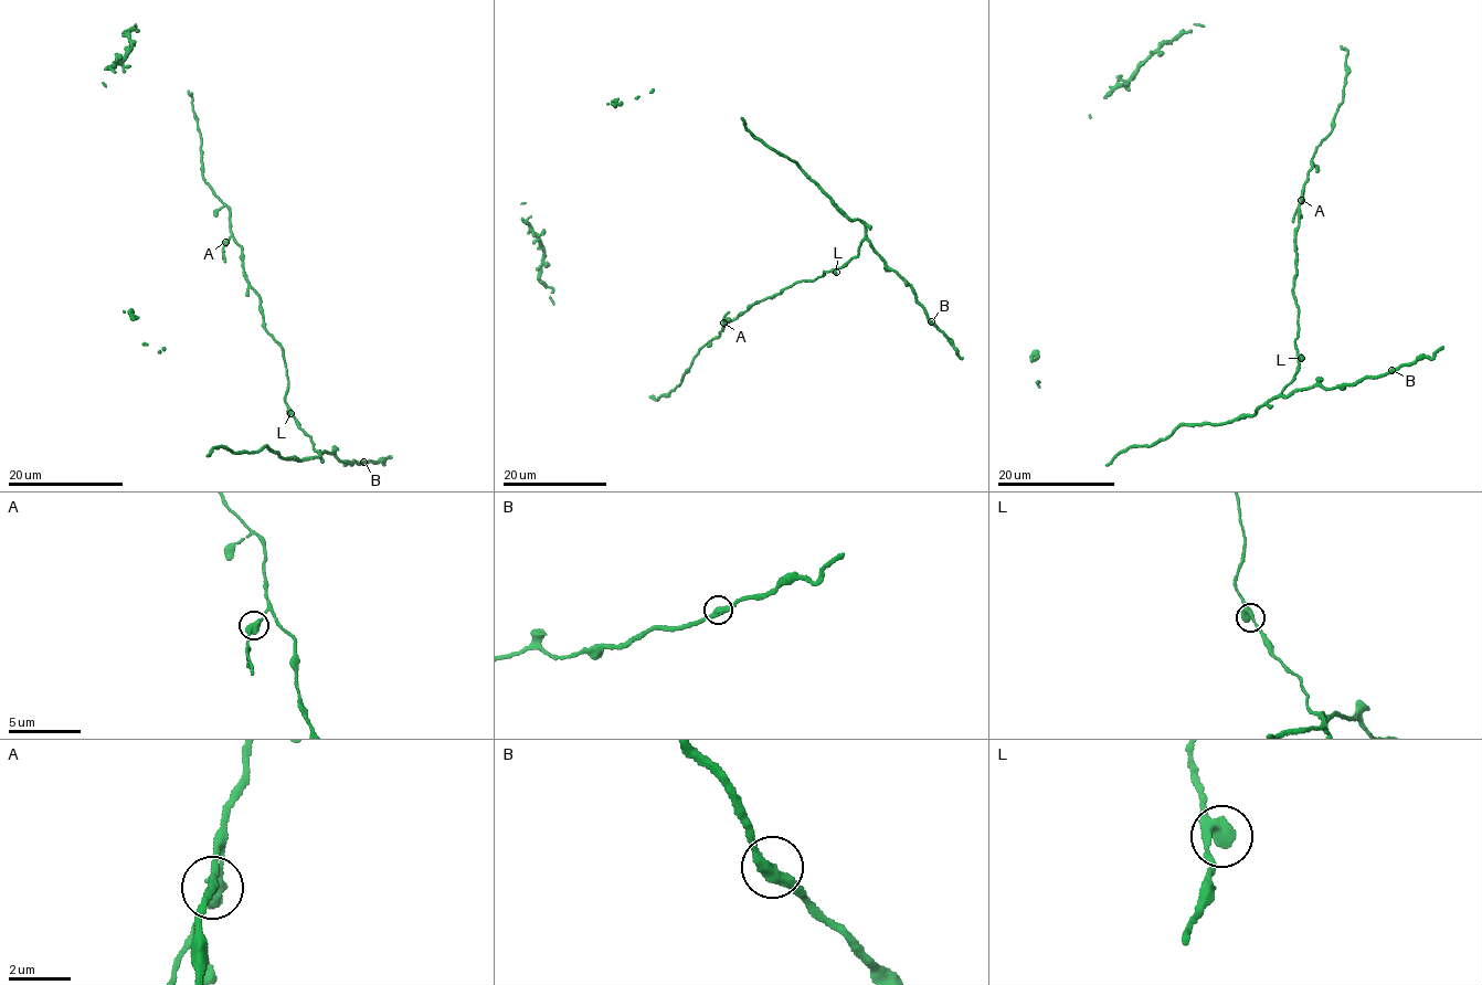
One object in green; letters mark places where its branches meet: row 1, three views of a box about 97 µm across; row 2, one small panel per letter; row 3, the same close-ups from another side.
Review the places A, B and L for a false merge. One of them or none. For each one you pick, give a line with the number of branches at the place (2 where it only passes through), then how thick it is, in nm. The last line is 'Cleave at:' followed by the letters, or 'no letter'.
A: 2 | 400 nm
Cleave at: A

